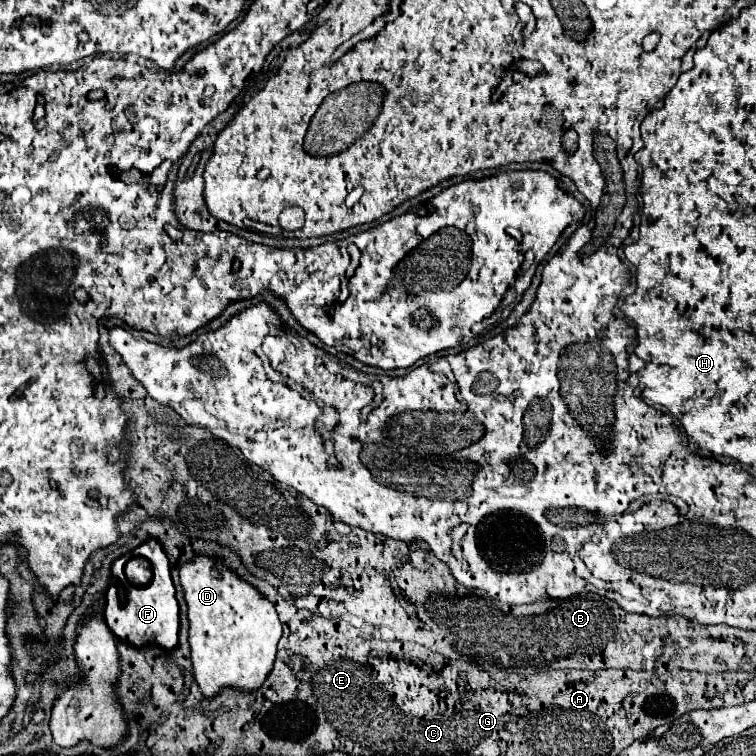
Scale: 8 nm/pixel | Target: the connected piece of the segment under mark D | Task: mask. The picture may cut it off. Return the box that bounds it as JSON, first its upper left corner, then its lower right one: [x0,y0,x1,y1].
[179,554,281,698]

